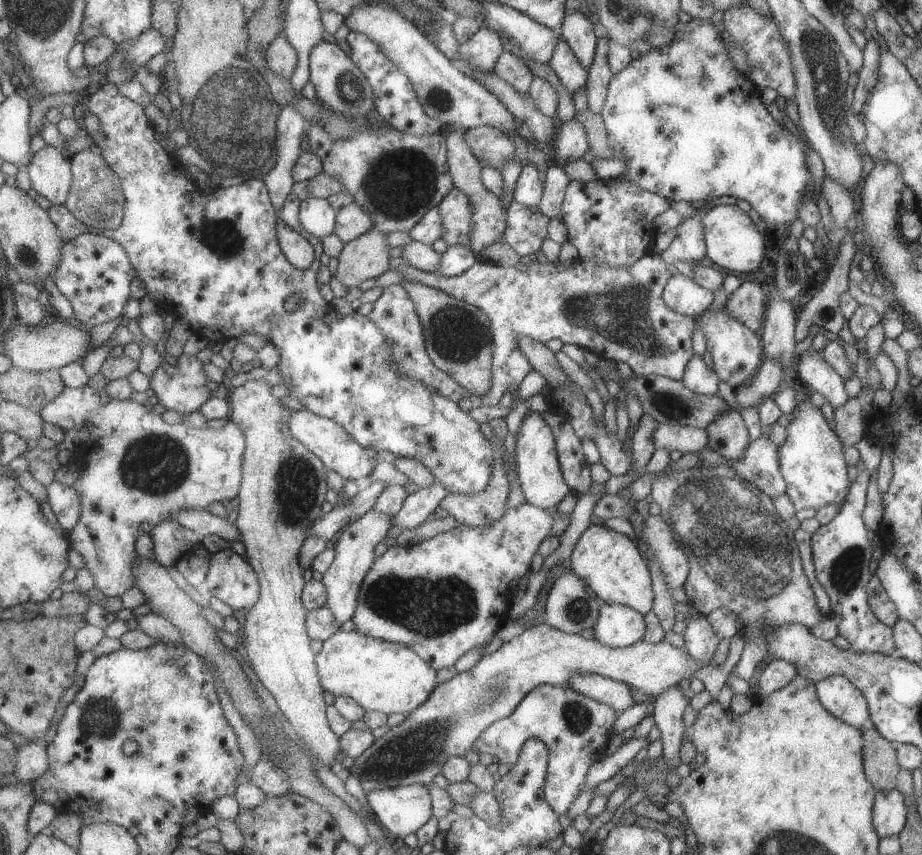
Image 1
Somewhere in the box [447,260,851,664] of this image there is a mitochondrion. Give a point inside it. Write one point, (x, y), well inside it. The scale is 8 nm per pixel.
(740, 548)

